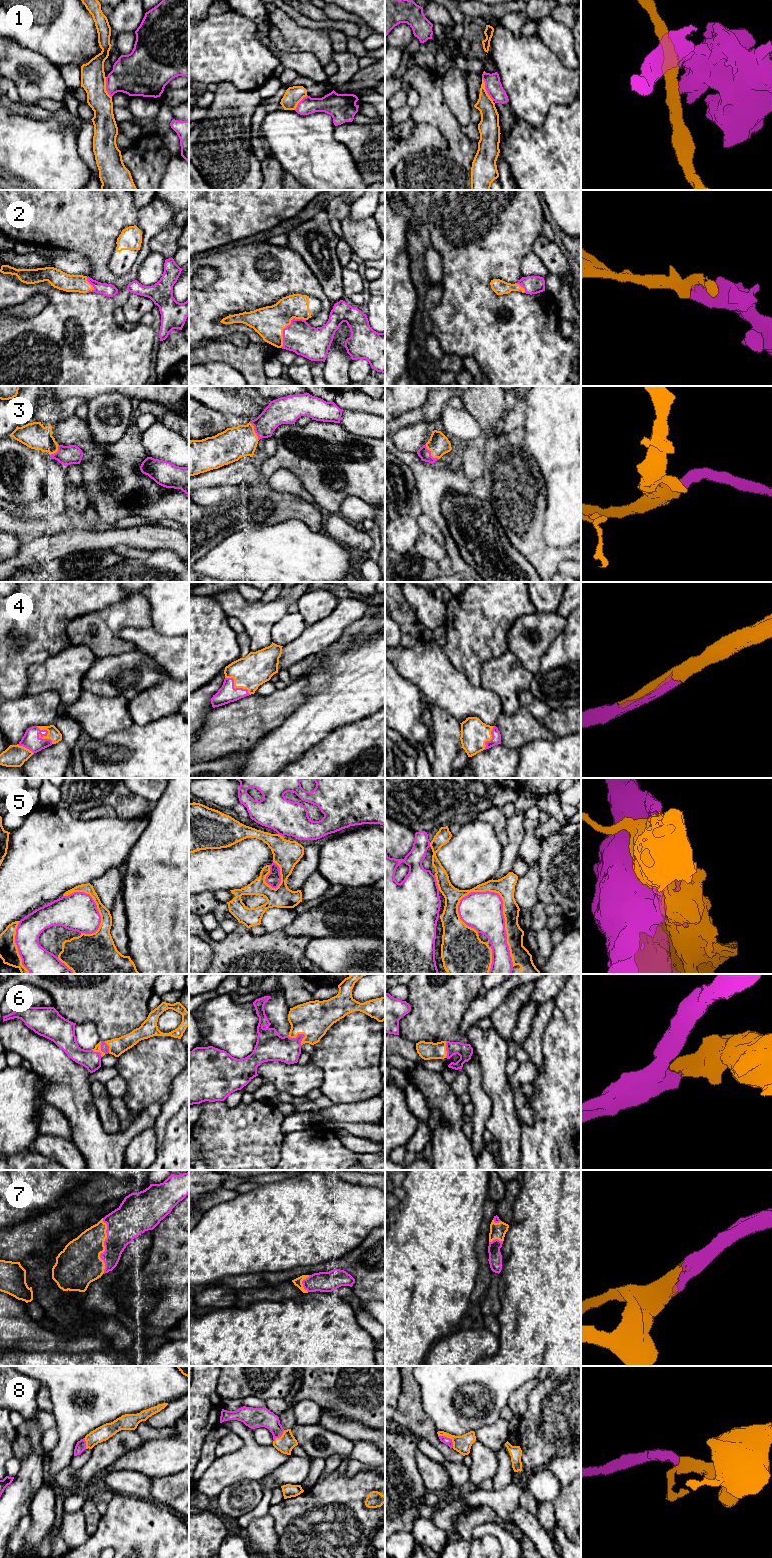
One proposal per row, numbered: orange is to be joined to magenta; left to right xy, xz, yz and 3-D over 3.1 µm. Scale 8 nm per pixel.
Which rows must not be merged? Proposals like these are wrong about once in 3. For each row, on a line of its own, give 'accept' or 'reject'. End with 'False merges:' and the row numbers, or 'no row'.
1: reject
2: accept
3: accept
4: accept
5: reject
6: accept
7: accept
8: accept
False merges: 1, 5

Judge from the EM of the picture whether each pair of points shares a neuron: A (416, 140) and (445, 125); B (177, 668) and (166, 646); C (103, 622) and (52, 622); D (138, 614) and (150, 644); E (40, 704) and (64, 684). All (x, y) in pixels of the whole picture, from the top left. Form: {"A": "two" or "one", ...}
{"A": "two", "B": "one", "C": "two", "D": "two", "E": "two"}

